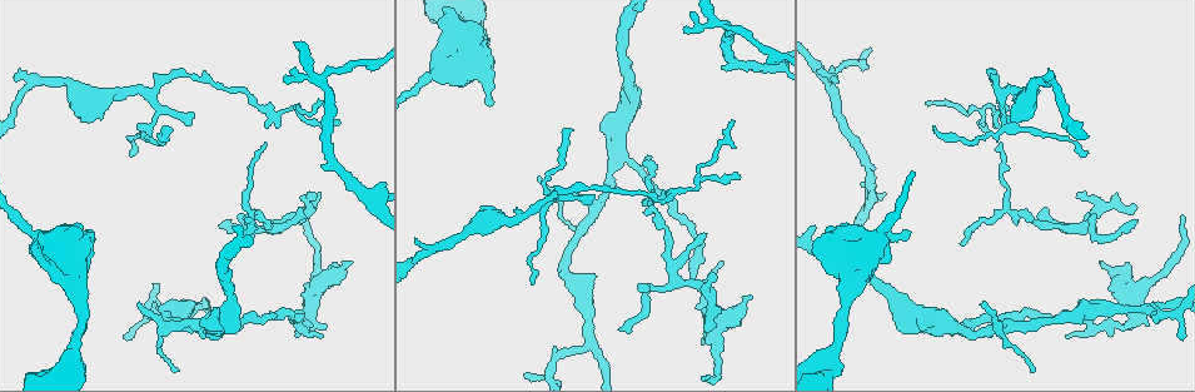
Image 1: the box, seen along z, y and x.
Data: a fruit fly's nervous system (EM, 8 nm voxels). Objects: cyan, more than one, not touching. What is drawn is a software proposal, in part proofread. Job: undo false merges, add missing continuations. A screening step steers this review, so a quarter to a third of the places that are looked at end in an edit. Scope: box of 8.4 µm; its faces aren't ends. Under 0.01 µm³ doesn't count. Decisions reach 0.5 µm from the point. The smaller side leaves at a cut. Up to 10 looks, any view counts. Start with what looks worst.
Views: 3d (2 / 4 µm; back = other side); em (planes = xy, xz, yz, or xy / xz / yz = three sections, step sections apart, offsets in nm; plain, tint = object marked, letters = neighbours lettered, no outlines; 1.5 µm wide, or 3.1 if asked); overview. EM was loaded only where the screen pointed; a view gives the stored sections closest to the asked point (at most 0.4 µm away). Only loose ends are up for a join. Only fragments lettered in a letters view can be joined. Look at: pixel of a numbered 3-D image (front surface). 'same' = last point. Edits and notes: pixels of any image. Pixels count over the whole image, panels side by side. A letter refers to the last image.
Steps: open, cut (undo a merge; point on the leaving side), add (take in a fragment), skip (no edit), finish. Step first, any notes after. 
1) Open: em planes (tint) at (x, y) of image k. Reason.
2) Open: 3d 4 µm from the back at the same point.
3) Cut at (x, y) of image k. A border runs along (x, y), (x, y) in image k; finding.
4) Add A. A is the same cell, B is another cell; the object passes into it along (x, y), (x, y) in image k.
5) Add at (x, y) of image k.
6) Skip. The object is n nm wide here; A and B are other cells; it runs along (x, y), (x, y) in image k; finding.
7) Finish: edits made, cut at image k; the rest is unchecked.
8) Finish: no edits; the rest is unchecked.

Open: em xz step 8 (tint) at (1135, 204) of image 1. An open end.

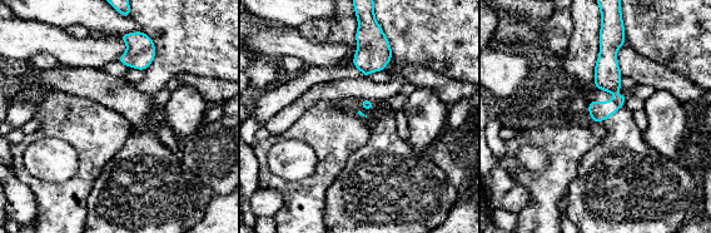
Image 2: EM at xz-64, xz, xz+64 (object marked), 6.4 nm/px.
Open: em planes (letters) at the same point. Cut it another way.

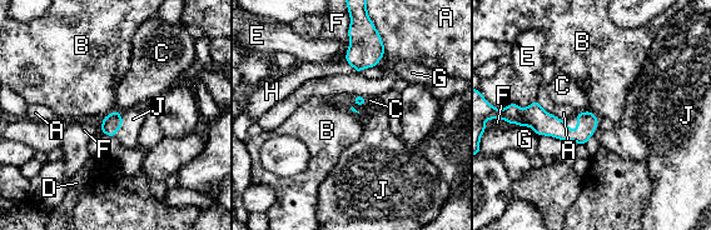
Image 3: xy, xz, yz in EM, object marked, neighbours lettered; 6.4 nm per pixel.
Add J. The longest contact is with F, 220 nm; J is the same cell, A, B, C, D, E, F, G and H are other cells; the object passes into it along (113, 121), (122, 125), (133, 119) in image 3; the cell continues.

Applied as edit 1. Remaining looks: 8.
Open: overview. Redraw.

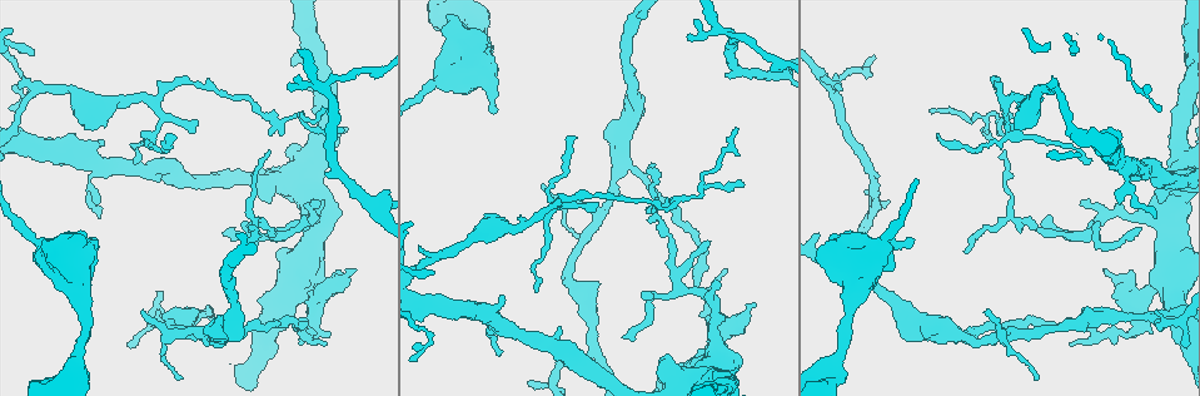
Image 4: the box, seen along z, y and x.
Open: 3d 2 µm at (493, 110) of image 4. An open end.

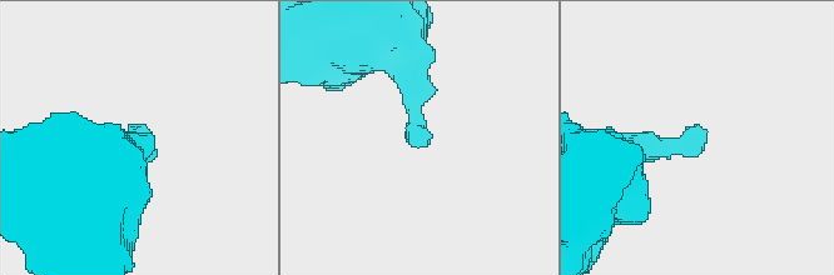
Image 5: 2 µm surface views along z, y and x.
Open: em yz step 8 (tint) at (146, 127) of image 5.

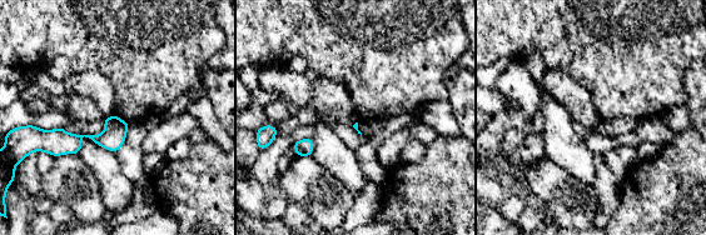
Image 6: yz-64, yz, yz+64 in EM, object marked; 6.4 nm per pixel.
Open: em planes (letters) at the same point. Another direction.

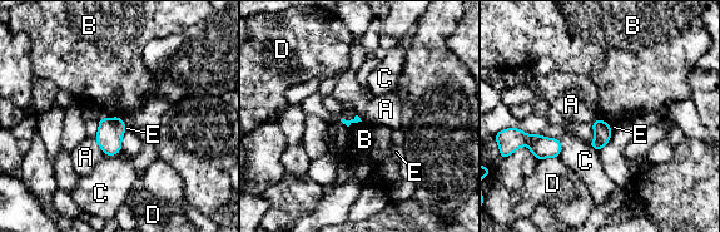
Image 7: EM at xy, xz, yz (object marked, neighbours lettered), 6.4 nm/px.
Skip. A, B, C, D and E are other cells; no lettered fragment goes on from it.

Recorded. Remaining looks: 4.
Open: 3d 2 µm at (149, 139) of image 4. Sharp bend.

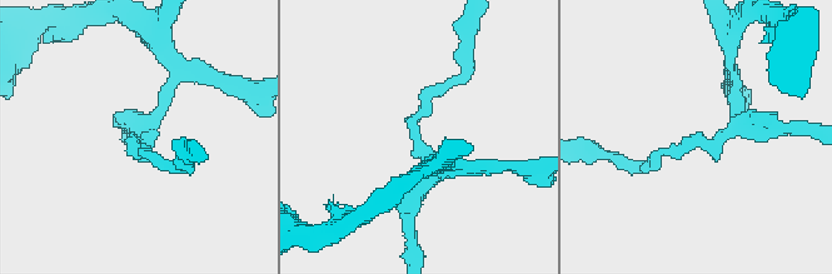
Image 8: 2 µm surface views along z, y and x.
Open: em planes (letters) at (422, 148) of image 8. 3 arms meet here; shape alone is not enough.

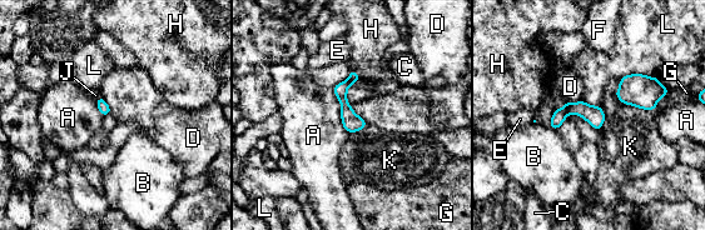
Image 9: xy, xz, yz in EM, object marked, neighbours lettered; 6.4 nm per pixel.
Skip. The object is 70 nm wide here; A, B, C, D, E, F, G, H, J, K and L are other cells; a border runs along (351, 106), (367, 124) in image 9; continuous, no second cell.

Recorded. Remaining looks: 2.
Open: em planes (tint) at (319, 334) of image 4.

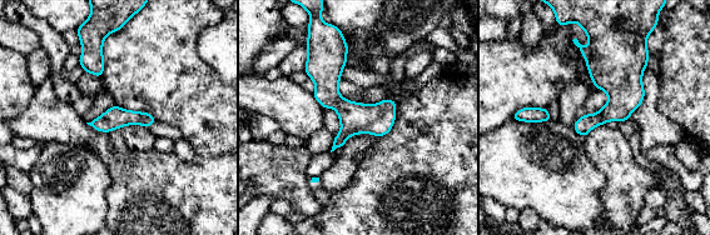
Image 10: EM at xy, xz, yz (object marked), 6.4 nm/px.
Open: em planes (letters) at the same point.

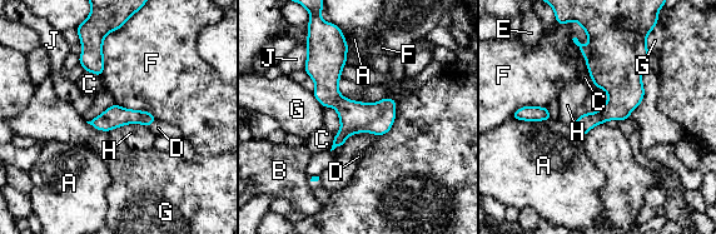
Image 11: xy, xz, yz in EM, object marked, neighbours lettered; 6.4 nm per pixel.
Skip. A, B, C, D, E, F, G, H and J are other cells; a border runs along (339, 78), (342, 95), (372, 103) in image 11; all the same cell.

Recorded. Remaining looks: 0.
Finish: edits made, add at image 3; the rest is unchecked.

